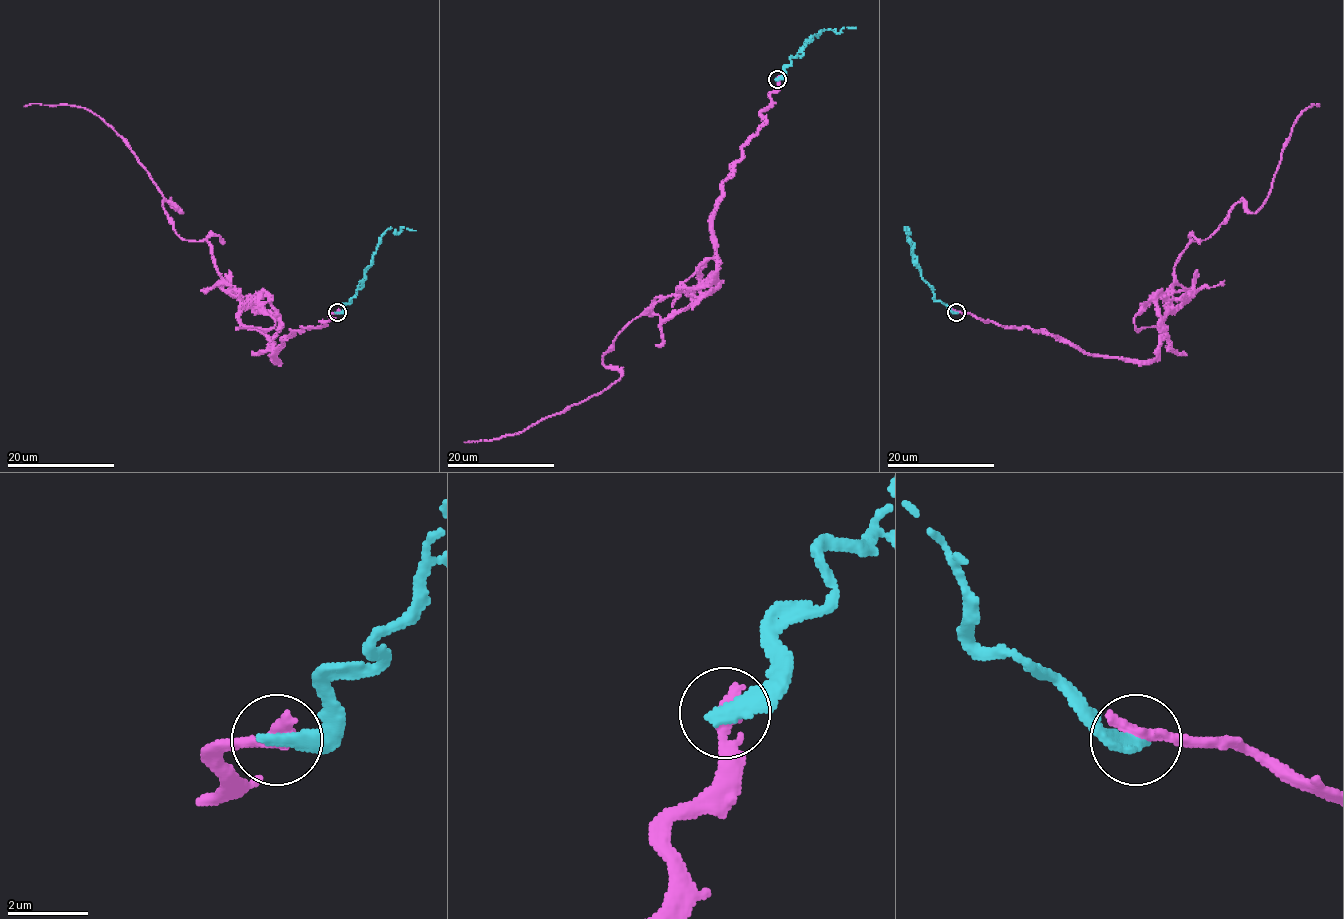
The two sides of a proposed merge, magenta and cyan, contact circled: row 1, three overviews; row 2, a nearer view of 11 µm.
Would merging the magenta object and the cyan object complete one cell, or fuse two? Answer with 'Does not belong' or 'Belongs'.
Does not belong

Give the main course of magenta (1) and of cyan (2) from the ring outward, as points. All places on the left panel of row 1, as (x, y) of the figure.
1: (337, 312), (275, 363), (131, 147), (84, 107), (24, 106)
2: (337, 312), (352, 299), (365, 276), (378, 239), (392, 228), (396, 233), (404, 228), (416, 230)

